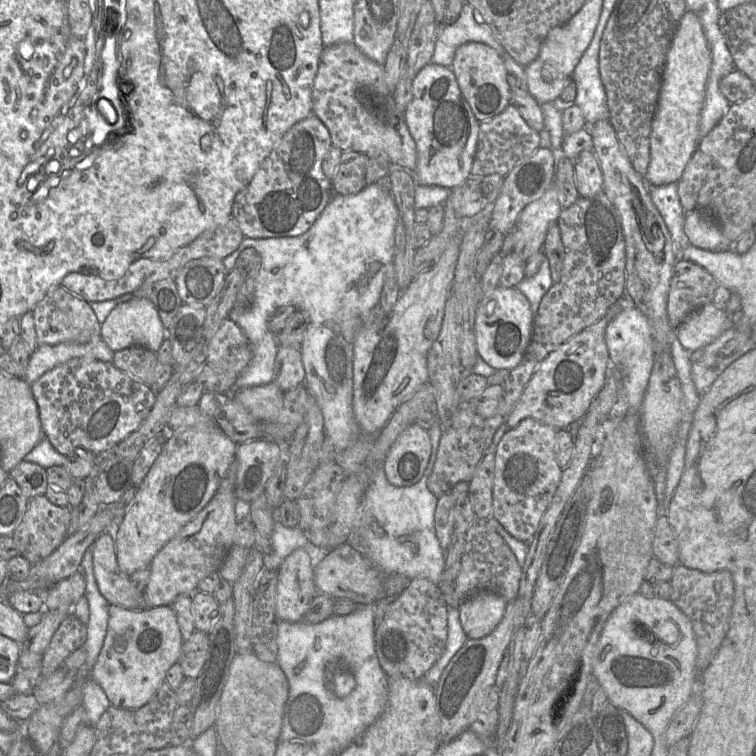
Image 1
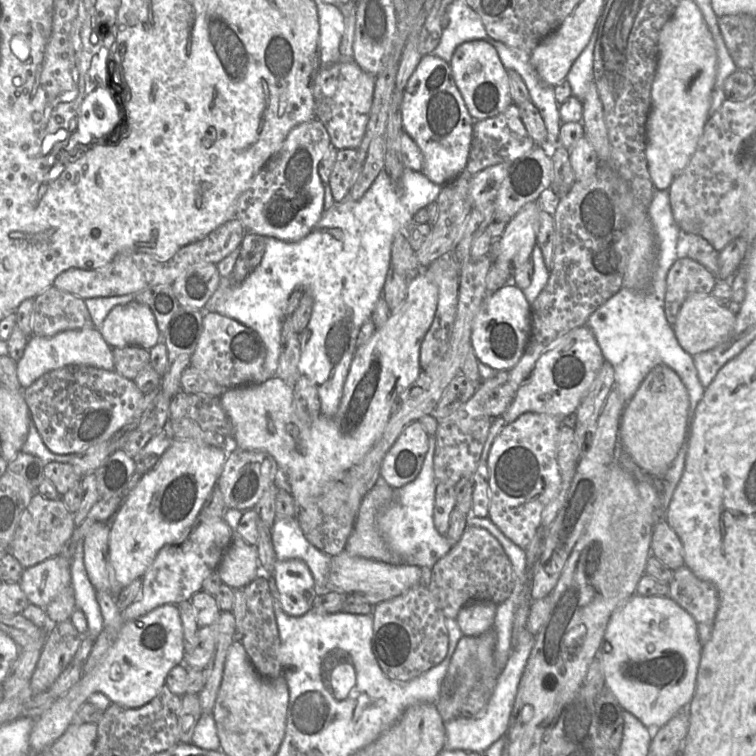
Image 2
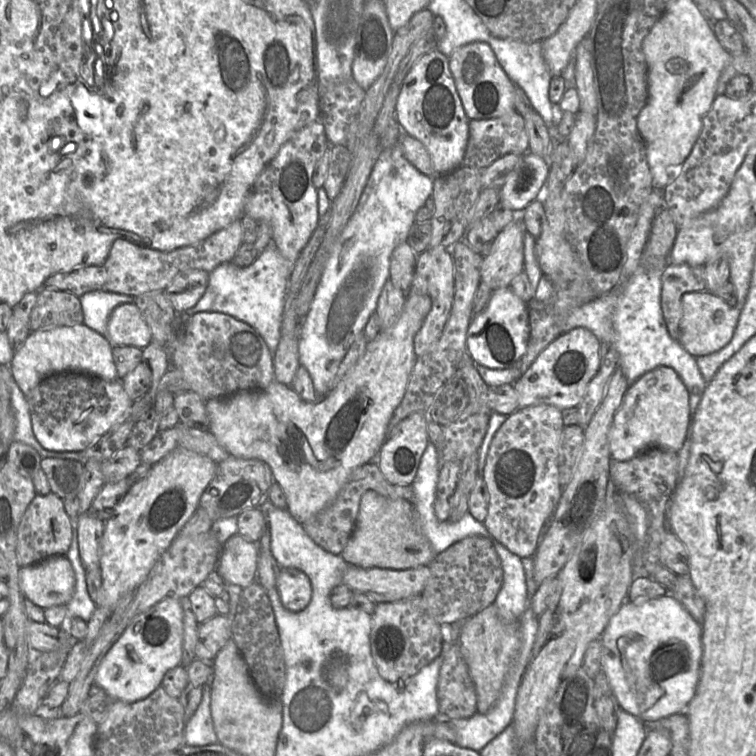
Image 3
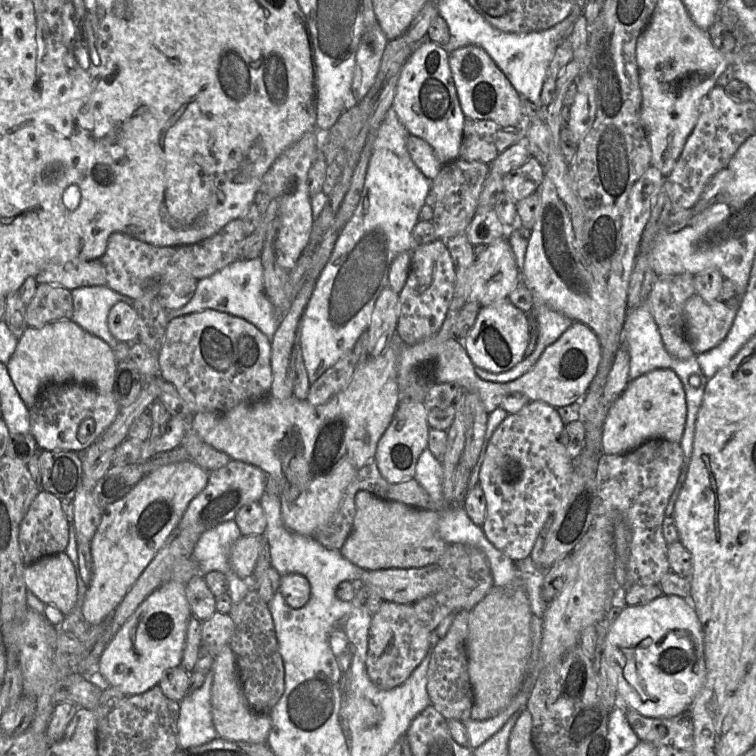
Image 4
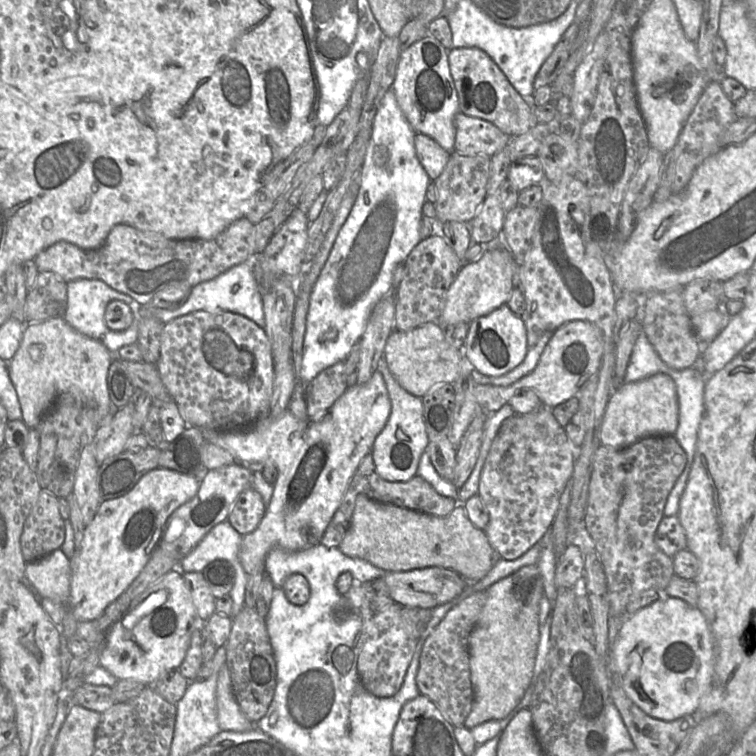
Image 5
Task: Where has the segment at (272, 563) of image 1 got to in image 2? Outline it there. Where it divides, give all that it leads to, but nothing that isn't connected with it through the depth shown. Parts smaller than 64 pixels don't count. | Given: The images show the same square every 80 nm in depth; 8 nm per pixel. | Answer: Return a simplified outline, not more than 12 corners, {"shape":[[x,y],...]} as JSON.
{"shape":[[276,516],[277,560],[300,559],[325,592],[332,557],[306,539],[297,516]]}

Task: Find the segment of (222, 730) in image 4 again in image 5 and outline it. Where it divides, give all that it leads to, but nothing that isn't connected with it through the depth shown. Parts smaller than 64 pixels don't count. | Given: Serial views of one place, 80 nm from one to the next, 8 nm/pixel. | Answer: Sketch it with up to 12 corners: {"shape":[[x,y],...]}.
{"shape":[[225,663],[218,673],[216,704],[221,730],[256,727],[234,698]]}

